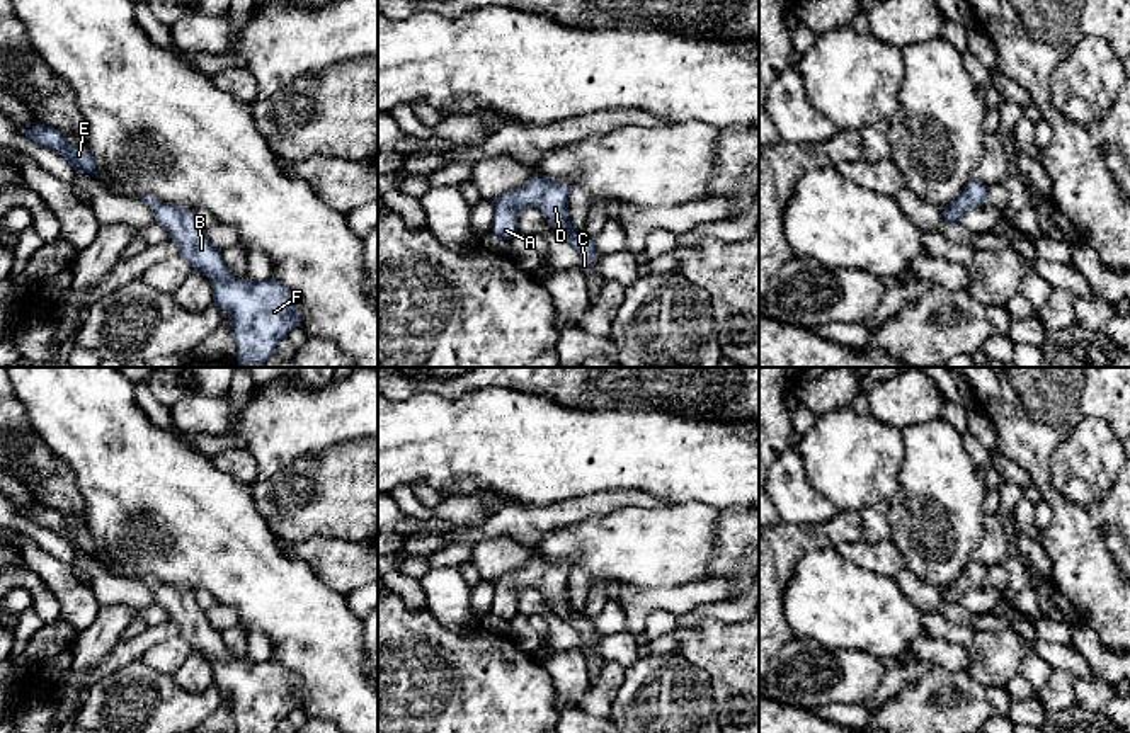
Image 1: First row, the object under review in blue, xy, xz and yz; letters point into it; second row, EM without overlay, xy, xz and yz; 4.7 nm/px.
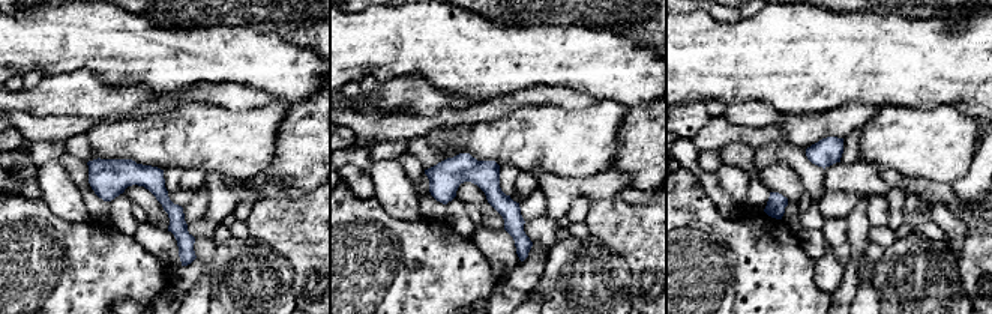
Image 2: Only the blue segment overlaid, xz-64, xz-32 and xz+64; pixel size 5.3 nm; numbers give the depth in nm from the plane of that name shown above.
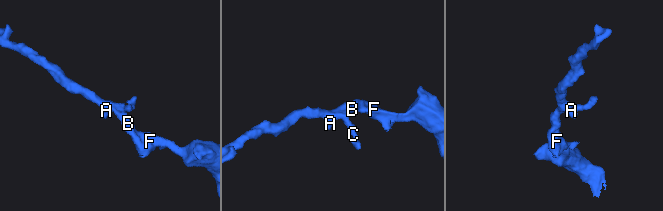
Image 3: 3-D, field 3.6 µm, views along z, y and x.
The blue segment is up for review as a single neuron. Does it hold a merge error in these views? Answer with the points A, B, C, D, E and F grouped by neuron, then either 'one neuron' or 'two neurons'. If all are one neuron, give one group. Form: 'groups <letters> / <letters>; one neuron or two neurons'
groups A B C D E F; one neuron

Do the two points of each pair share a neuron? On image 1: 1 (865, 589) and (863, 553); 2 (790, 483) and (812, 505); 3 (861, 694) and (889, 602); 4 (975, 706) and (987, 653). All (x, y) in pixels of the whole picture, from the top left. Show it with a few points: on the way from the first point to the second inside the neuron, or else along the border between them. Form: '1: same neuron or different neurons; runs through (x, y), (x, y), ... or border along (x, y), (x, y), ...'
1: different neurons; border along (836, 548), (861, 567), (894, 579)
2: same neuron; runs through (795, 488), (807, 500)
3: different neurons; border along (833, 648), (860, 648), (882, 660)
4: different neurons; border along (967, 669), (986, 689)

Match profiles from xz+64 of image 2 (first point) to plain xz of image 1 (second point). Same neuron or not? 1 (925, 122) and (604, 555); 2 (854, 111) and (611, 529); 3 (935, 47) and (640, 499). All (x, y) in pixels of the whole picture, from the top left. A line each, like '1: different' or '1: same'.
1: same
2: different
3: different

